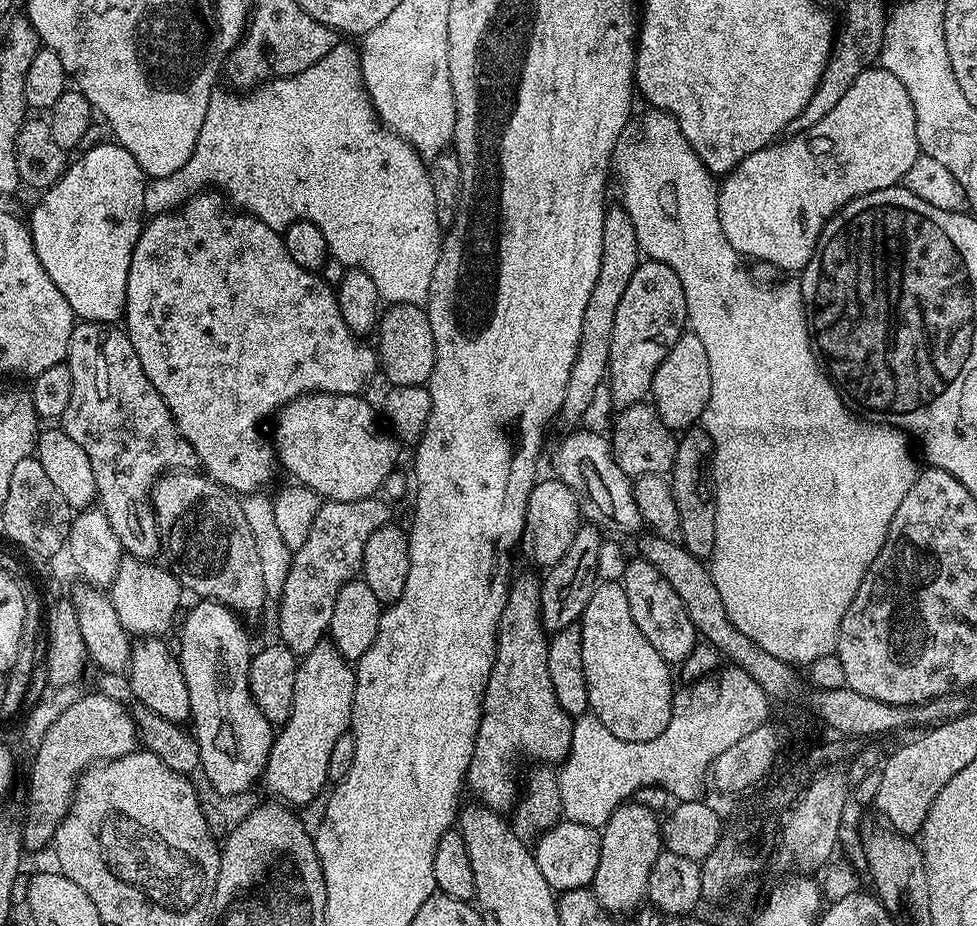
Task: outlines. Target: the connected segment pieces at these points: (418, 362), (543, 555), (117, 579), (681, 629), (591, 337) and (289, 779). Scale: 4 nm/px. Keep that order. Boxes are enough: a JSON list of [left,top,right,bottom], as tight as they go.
[[378,304,436,388],[522,478,582,570],[110,555,182,638],[622,558,698,665],[559,207,642,430],[262,642,356,806]]

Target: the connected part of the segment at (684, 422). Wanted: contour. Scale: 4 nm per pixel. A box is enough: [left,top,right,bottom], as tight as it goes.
[650,334,711,430]

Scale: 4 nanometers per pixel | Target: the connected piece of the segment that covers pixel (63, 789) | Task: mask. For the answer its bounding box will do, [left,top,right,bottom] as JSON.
[22,692,137,853]

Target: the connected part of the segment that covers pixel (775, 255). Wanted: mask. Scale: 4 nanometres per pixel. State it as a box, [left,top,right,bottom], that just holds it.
[716,66,922,274]

